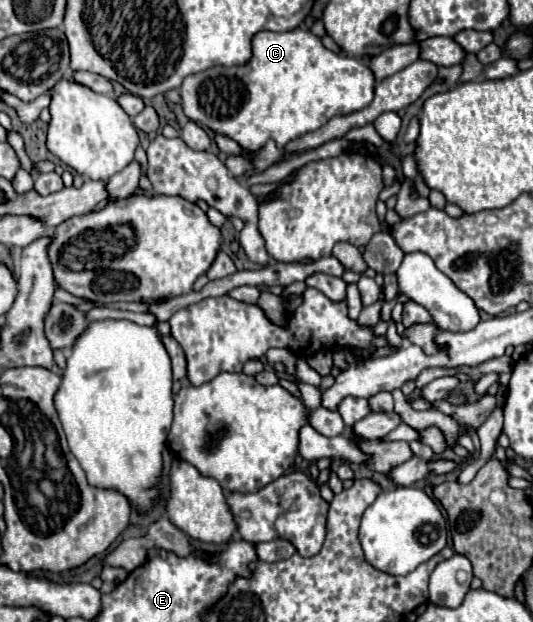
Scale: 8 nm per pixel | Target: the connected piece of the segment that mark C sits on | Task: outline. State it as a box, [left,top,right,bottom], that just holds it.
[180,29,374,149]

